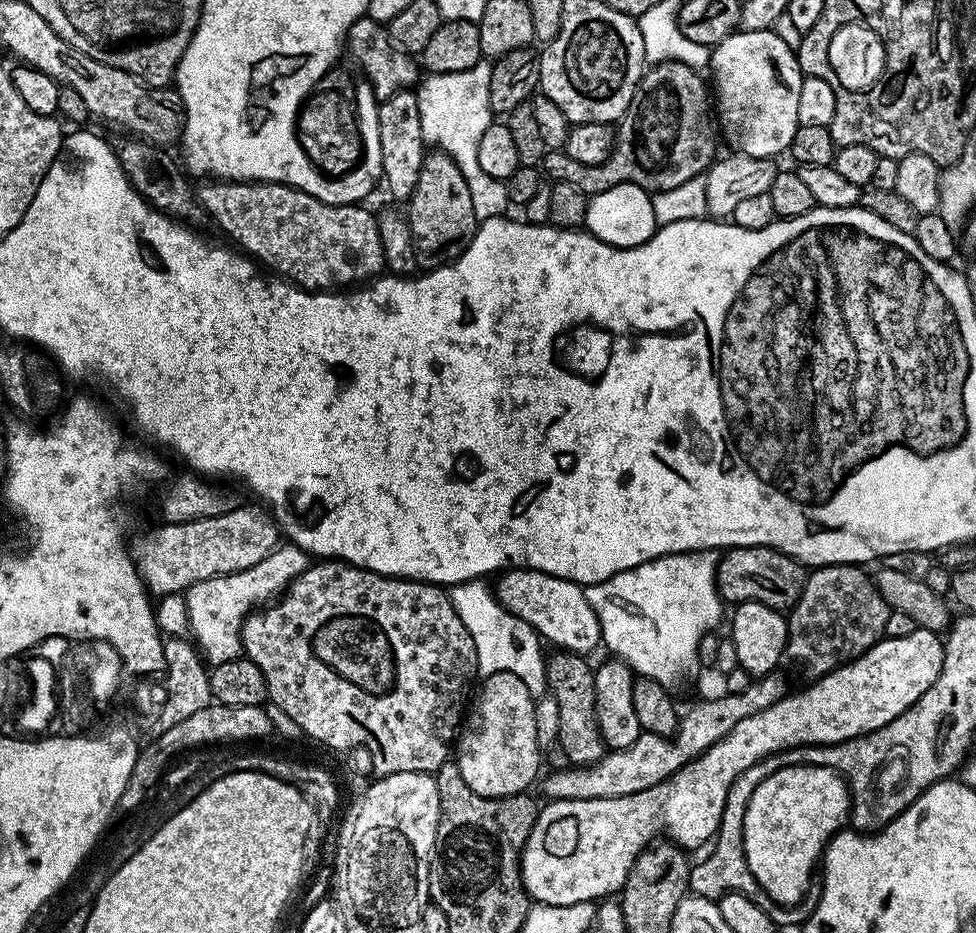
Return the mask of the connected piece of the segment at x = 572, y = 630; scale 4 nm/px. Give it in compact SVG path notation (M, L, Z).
M509 568L499 573L500 581L494 584L496 601L510 614L514 614L522 622L526 622L535 632L535 635L548 639L557 649L581 654L589 654L601 643L600 623L586 598L584 588L575 584L572 580L563 580L557 576L551 576L545 572L539 572L533 568Z

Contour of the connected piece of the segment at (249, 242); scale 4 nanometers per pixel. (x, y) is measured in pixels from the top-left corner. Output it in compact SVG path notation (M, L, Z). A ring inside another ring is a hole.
M219 178L201 184L204 185L198 188L200 205L226 235L232 236L231 243L241 244L236 246L259 261L265 269L279 274L297 288L307 288L309 292L336 290L341 286L356 286L371 281L385 271L382 238L378 234L376 216L368 213L360 204L333 204L314 198L301 188L291 188L288 184Z

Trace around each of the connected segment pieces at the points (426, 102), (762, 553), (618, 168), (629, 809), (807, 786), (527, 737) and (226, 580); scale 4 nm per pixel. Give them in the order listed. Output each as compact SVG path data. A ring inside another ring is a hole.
M481 60L470 70L455 74L427 75L417 87L419 113L425 141L435 149L446 153L462 170L474 198L474 214L477 221L503 216L509 211L508 186L503 180L490 178L478 166L478 147L482 135L494 122L494 113L489 106L489 82L492 64Z
M762 546L730 548L727 549L726 554L719 557L716 565L716 588L720 591L721 600L732 606L745 604L749 600L750 602L765 604L777 610L790 610L802 594L805 575L805 565L794 559L793 556L787 556L779 548L763 548Z
M679 60L651 65L636 87L632 99L634 110L625 112L623 120L619 121L615 129L616 142L612 145L611 157L602 164L583 164L574 162L574 158L570 158L562 150L548 150L545 151L542 161L543 175L547 179L549 176L549 181L552 182L570 182L570 186L578 186L578 190L582 190L590 198L597 196L602 190L610 190L615 184L636 184L639 188L645 188L648 193L655 194L662 190L674 190L674 186L682 186L682 182L690 182L696 176L704 176L718 156L718 128L710 111L709 89L706 84L704 89L700 79L701 73Z
M916 627L914 634L906 634L906 638L881 638L858 659L813 679L805 692L793 691L774 702L774 706L766 706L766 710L738 722L738 726L734 726L726 738L714 742L714 746L679 768L658 786L618 798L553 800L545 803L545 808L543 805L537 811L530 838L520 853L520 882L525 892L536 904L550 906L574 906L615 897L623 889L630 866L640 851L653 843L659 837L656 836L659 832L668 832L667 839L685 850L700 848L704 843L705 847L715 837L722 822L722 806L730 786L743 772L750 770L750 766L762 762L767 756L786 752L789 748L803 748L810 744L841 744L843 740L864 736L886 726L886 722L898 718L898 714L918 702L918 698L922 698L922 694L934 686L943 661L944 640L935 632Z
M795 764L786 766L766 782L762 782L750 794L750 802L746 806L742 834L744 835L744 853L750 874L758 878L758 884L774 902L789 906L799 905L800 899L808 892L812 884L812 871L817 871L828 847L828 841L841 831L850 820L850 793L848 782L840 773L832 768L823 768L817 764Z
M496 672L492 676L483 677L484 685L480 688L480 693L475 693L470 707L466 712L466 719L458 732L458 739L454 744L454 762L470 790L474 794L483 796L518 796L529 791L532 779L536 775L539 777L540 756L542 749L538 746L538 738L534 730L534 706L536 700L526 690L526 682L518 678L518 674L509 672Z
M288 542L276 548L268 557L263 558L262 562L251 566L250 569L212 577L190 588L186 592L188 622L191 635L203 659L212 666L237 659L242 652L240 629L244 627L249 613L279 597L294 578L298 578L308 569L309 563L308 553Z

